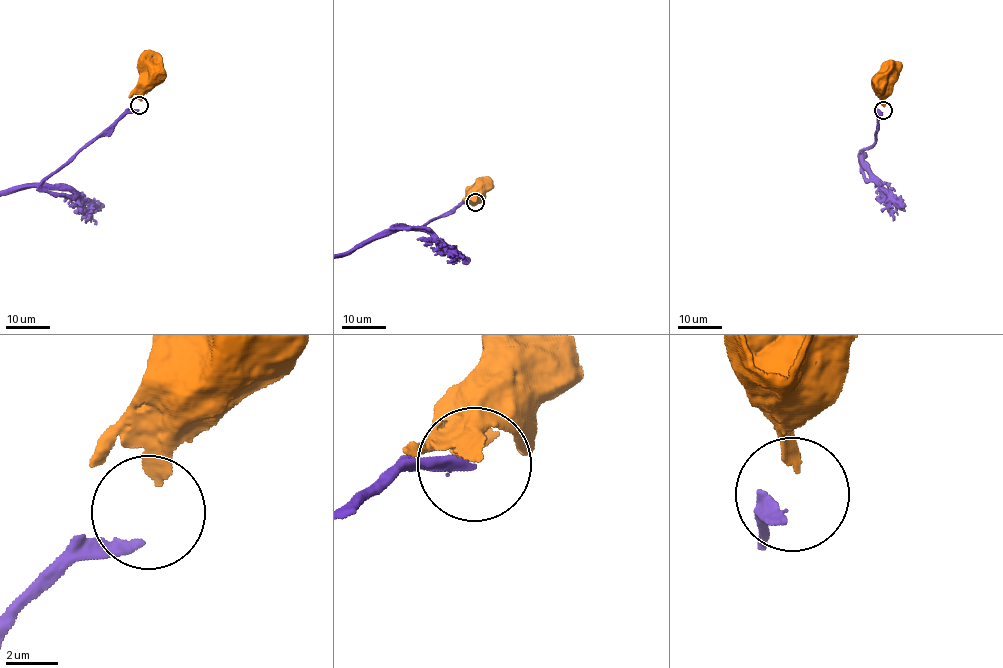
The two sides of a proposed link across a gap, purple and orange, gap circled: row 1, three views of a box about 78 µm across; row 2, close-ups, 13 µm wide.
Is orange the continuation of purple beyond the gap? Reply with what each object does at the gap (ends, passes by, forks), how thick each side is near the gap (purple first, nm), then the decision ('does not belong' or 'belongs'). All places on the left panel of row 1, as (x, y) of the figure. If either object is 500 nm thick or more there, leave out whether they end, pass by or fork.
purple ends | orange ends | 300/320 nm | belongs

